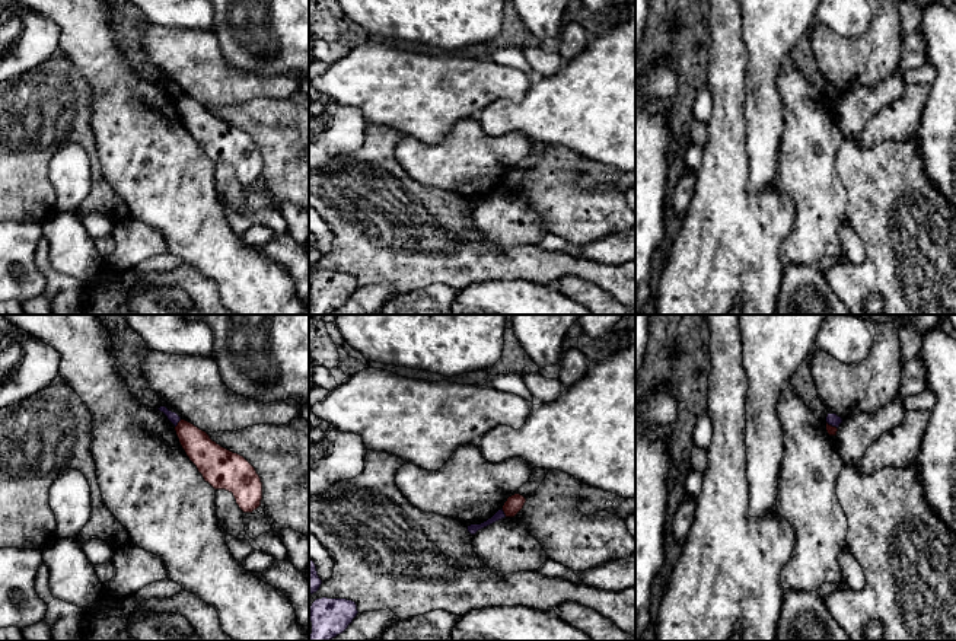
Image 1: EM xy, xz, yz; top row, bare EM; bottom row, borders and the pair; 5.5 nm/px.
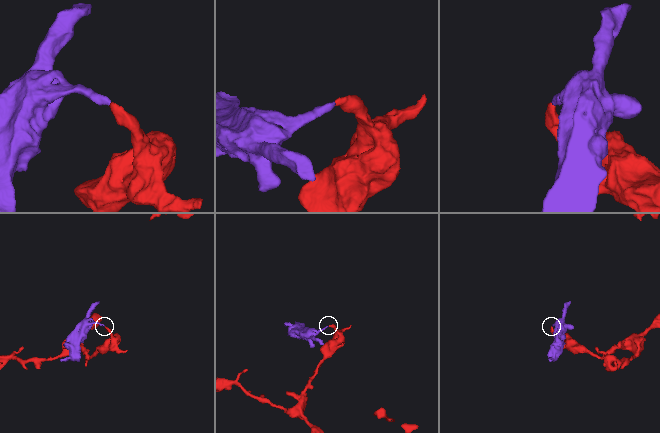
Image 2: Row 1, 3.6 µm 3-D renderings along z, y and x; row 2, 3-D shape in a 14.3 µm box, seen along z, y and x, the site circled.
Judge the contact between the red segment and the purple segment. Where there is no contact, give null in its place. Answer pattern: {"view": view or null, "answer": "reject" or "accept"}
{"view": "xz", "answer": "reject"}

